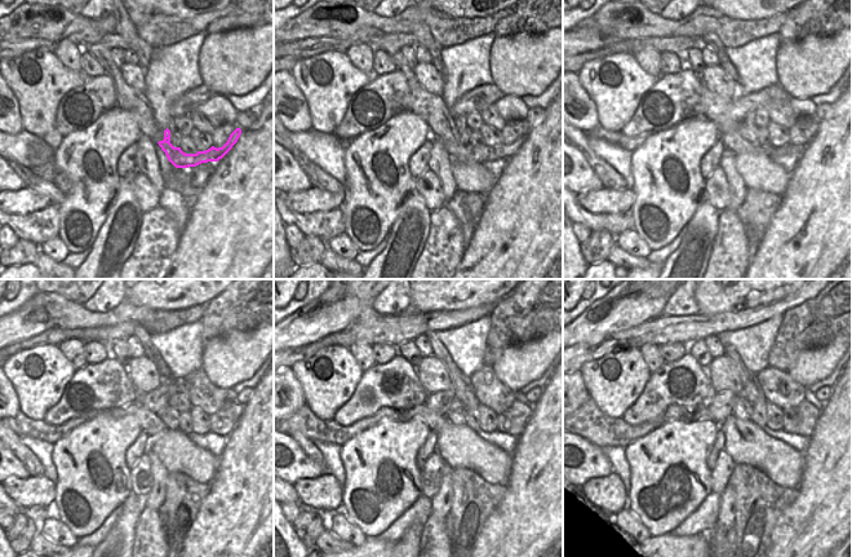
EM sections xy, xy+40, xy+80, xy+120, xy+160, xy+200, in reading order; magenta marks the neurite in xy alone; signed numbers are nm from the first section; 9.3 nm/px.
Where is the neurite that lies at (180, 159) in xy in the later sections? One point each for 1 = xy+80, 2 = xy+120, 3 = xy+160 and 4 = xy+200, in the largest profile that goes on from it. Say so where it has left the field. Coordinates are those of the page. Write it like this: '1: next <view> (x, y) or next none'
1: next xy+80 (733, 141)
2: next xy+120 (150, 423)
3: next xy+160 (304, 420)
4: next xy+200 (589, 421)

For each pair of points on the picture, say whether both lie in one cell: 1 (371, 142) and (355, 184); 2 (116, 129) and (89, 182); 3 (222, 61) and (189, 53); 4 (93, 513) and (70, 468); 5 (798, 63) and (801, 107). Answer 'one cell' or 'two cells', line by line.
1: one cell
2: one cell
3: two cells
4: one cell
5: two cells

